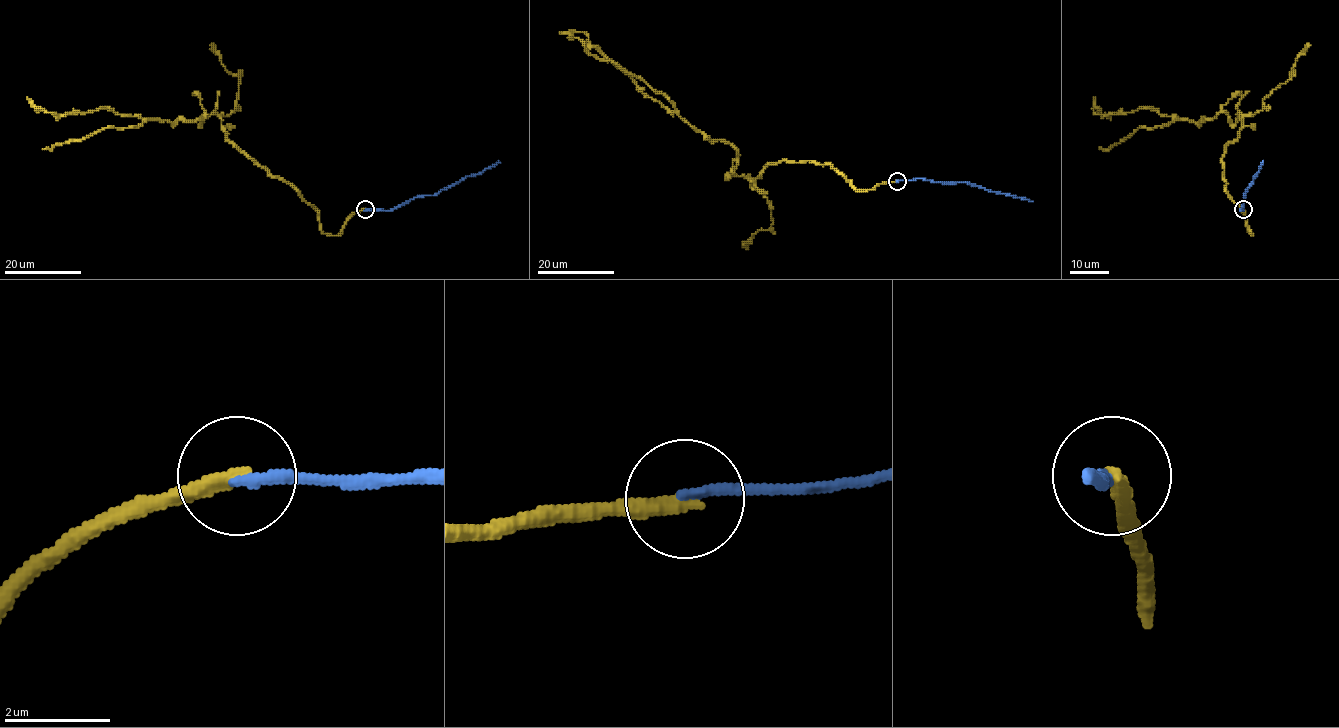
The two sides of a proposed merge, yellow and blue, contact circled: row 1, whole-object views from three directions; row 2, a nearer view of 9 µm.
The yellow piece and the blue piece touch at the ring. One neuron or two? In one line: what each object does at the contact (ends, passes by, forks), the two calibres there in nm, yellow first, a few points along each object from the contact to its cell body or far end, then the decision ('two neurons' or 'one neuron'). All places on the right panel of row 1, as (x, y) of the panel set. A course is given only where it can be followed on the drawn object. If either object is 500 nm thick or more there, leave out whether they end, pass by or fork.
yellow ends there; blue ends there; 340 nm thick on the yellow side, 200 nm on the other; yellow runs (1243, 209), (1251, 234), (1223, 177), (1239, 113), (1232, 126), (1225, 112), (1104, 116), (1094, 96); blue runs (1243, 209), (1240, 210), (1244, 195), (1263, 162); two neurons

